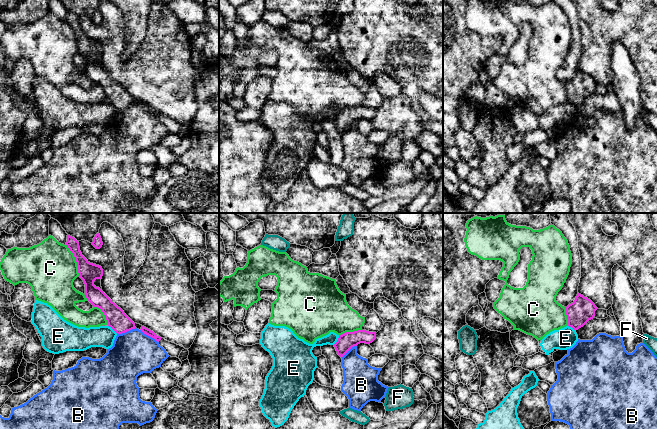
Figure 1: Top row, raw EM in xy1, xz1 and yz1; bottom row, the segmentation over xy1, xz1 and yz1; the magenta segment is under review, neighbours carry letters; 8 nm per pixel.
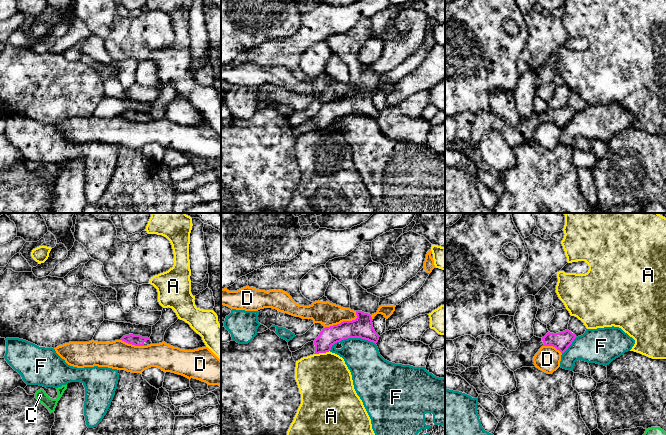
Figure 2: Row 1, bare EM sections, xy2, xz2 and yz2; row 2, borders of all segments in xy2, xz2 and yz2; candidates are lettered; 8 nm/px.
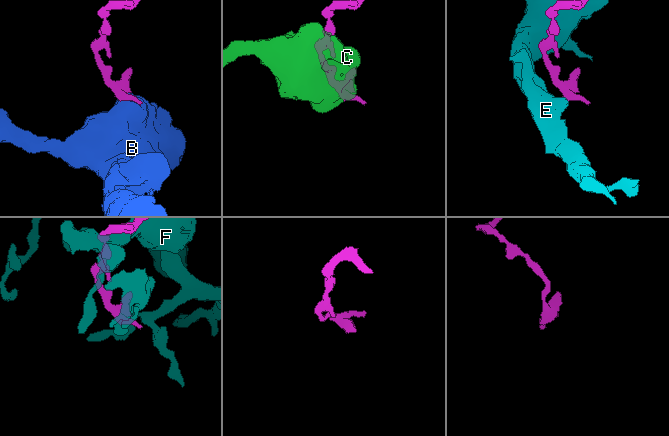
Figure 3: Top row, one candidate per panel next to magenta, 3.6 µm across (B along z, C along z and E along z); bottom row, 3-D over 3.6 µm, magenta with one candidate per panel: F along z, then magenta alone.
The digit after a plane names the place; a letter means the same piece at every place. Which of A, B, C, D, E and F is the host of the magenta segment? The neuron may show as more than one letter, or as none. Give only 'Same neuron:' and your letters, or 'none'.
Same neuron: none

